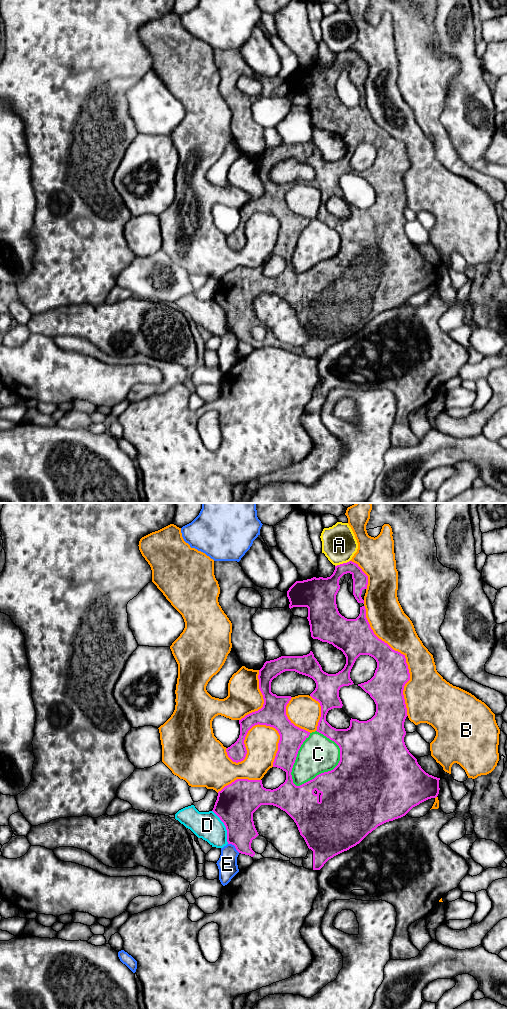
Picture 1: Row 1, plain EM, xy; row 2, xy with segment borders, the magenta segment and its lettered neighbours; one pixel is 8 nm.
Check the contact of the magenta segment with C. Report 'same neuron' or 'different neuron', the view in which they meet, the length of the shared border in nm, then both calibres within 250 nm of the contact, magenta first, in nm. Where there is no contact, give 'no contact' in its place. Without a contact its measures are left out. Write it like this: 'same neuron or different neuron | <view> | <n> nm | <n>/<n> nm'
different neuron | xy | 480 nm | 500/300 nm

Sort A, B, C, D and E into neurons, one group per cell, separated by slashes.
A / B C D / E

